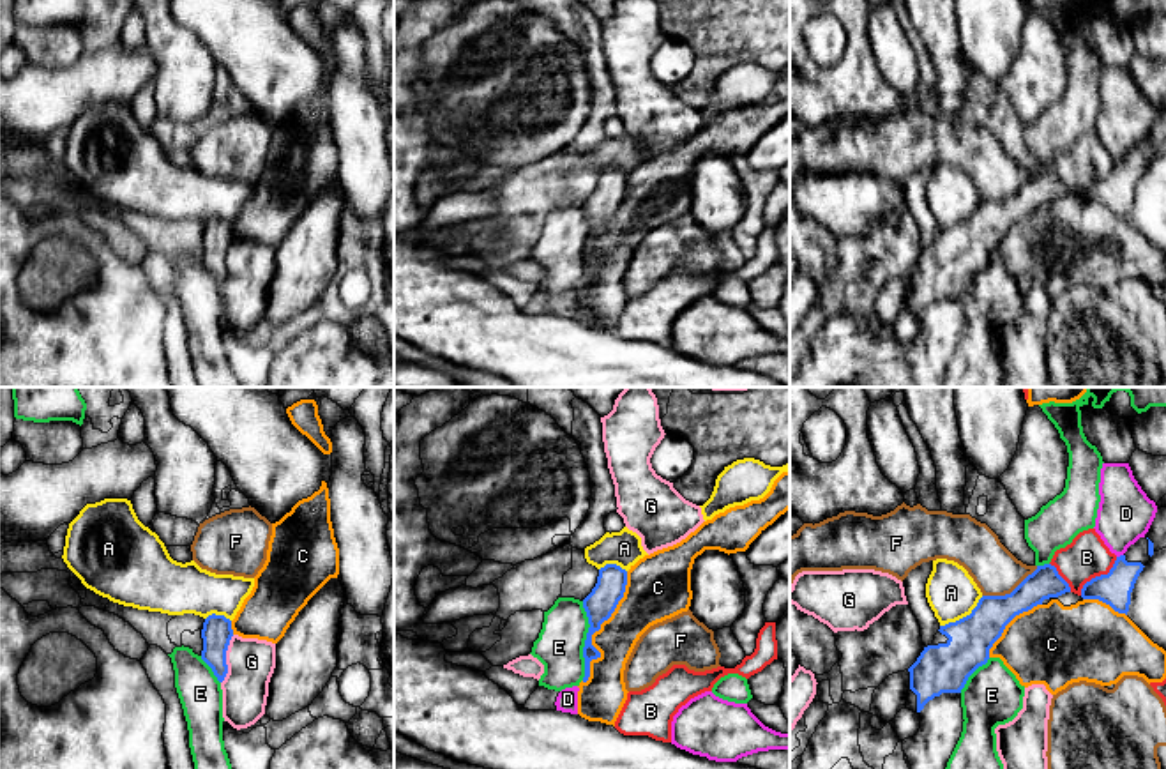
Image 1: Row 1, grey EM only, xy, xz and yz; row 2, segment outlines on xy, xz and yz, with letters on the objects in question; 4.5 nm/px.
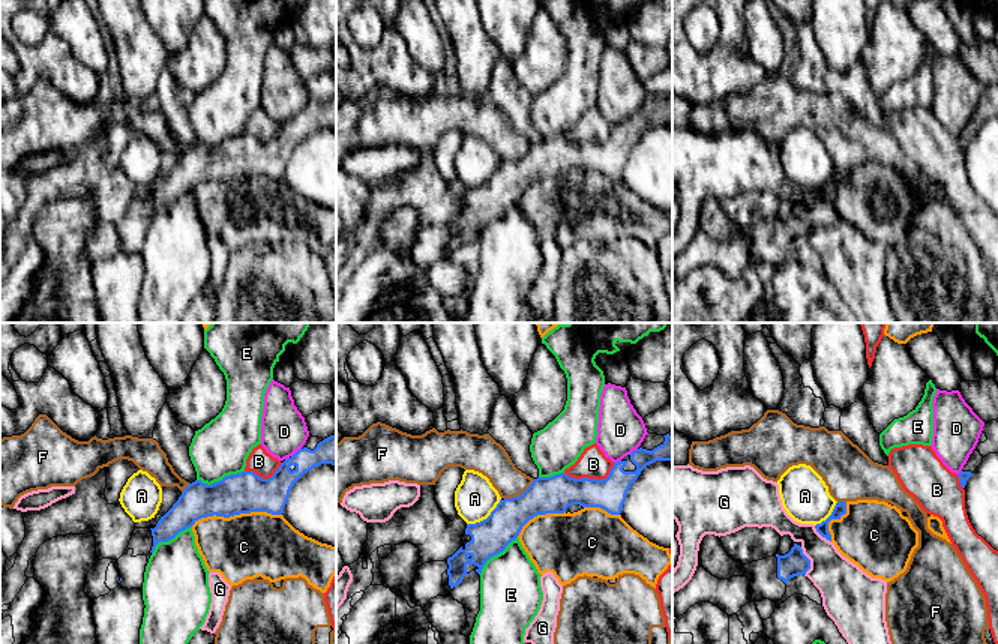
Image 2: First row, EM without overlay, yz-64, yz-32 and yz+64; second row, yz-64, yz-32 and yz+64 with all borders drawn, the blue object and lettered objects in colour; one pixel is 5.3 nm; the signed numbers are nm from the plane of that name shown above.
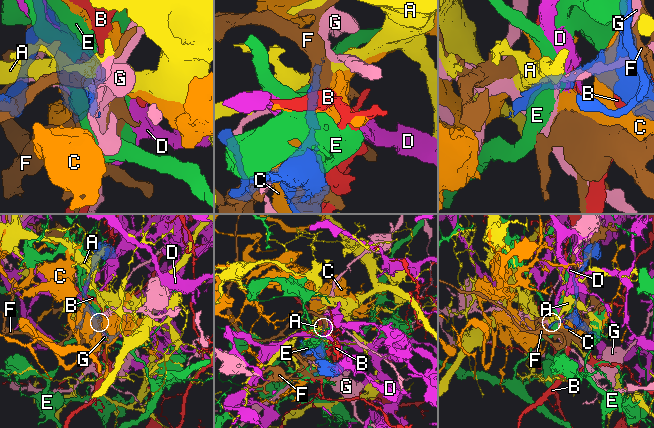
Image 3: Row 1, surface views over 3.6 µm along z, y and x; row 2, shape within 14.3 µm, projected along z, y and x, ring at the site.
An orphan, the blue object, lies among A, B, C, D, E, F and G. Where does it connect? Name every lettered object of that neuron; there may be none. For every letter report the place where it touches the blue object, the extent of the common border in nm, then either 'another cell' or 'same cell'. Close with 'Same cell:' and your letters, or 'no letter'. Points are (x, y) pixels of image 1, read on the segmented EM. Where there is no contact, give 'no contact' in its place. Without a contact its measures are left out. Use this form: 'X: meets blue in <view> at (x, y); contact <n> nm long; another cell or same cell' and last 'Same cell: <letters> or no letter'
A: meets blue in yz at (963, 617); contact 240 nm long; another cell
B: meets blue in yz at (1097, 577); contact 240 nm long; another cell
C: meets blue in xz at (599, 628); contact 550 nm long; another cell
D: meets blue in yz at (1120, 555); contact 40 nm long; another cell
E: meets blue in xz at (585, 640); contact 360 nm long; another cell
F: meets blue in yz at (1011, 593); contact 300 nm long; another cell
G: meets blue in xy at (225, 660); contact 240 nm long; another cell
Same cell: no letter

